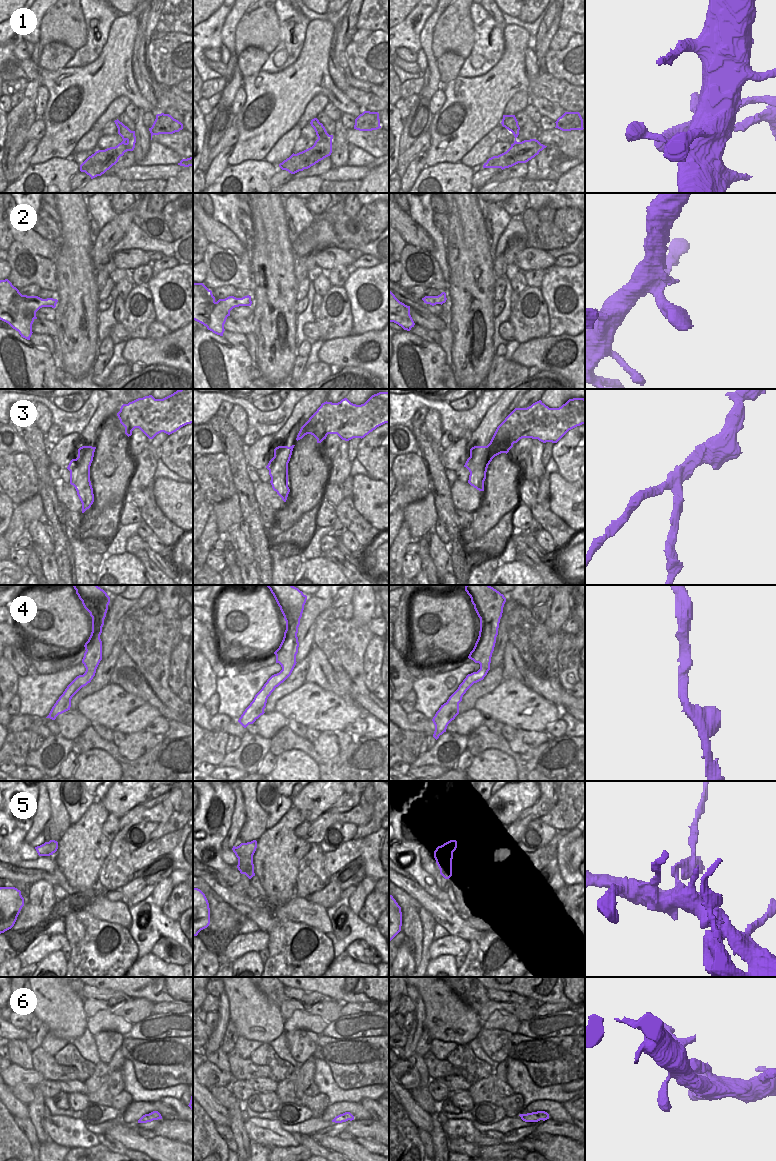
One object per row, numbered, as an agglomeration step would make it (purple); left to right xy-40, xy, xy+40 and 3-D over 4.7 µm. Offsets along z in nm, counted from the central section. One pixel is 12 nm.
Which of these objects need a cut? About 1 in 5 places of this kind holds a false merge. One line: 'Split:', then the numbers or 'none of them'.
Split: 3, 5

